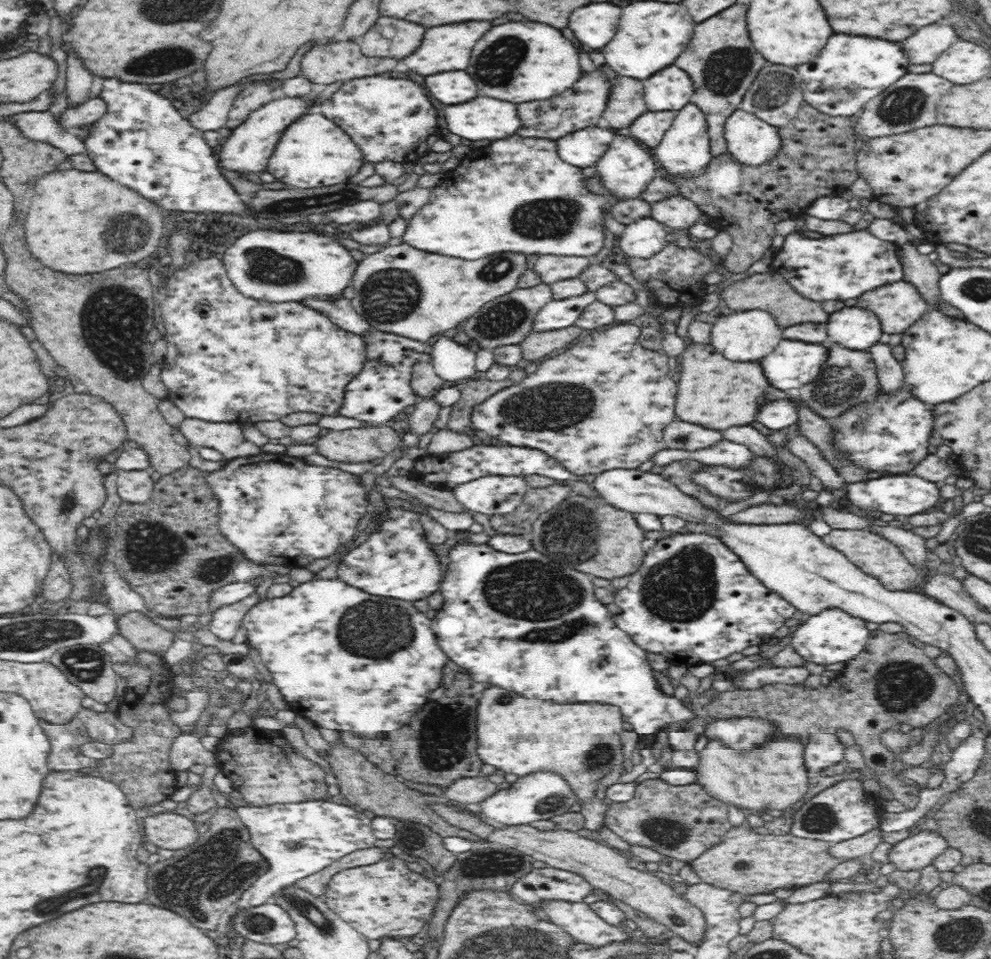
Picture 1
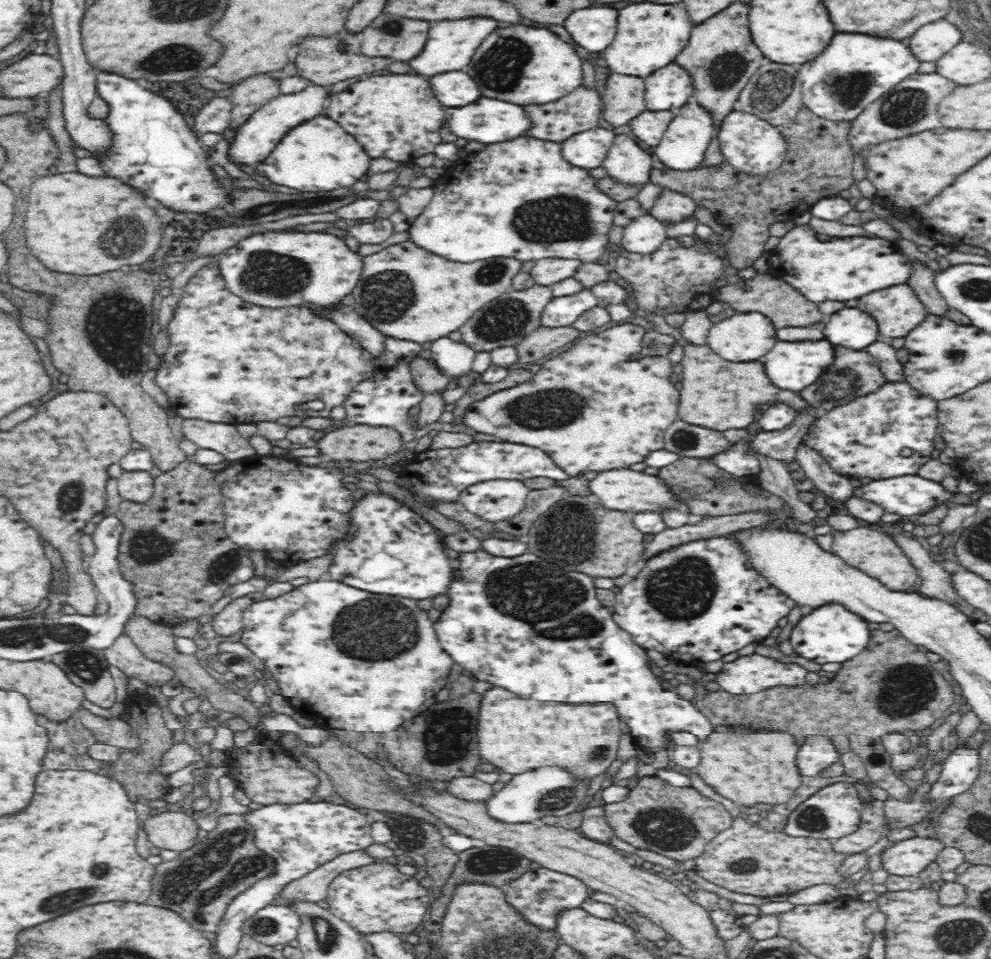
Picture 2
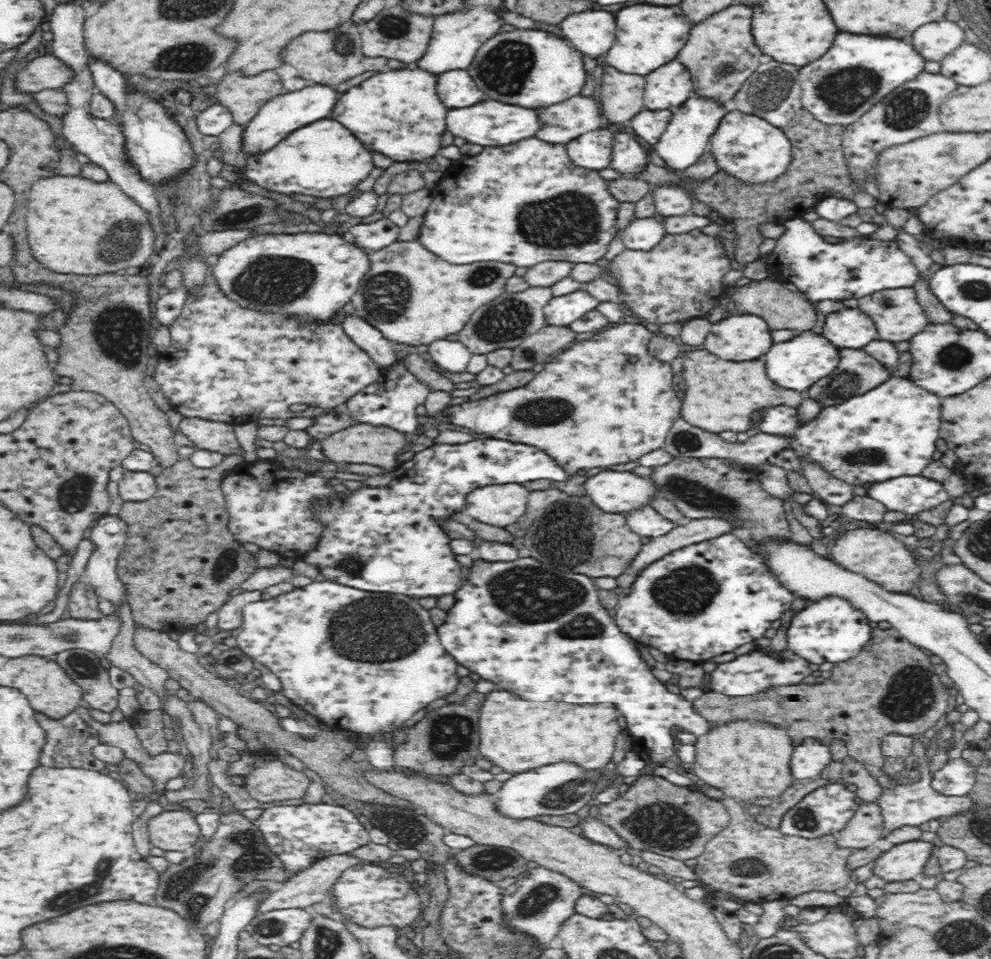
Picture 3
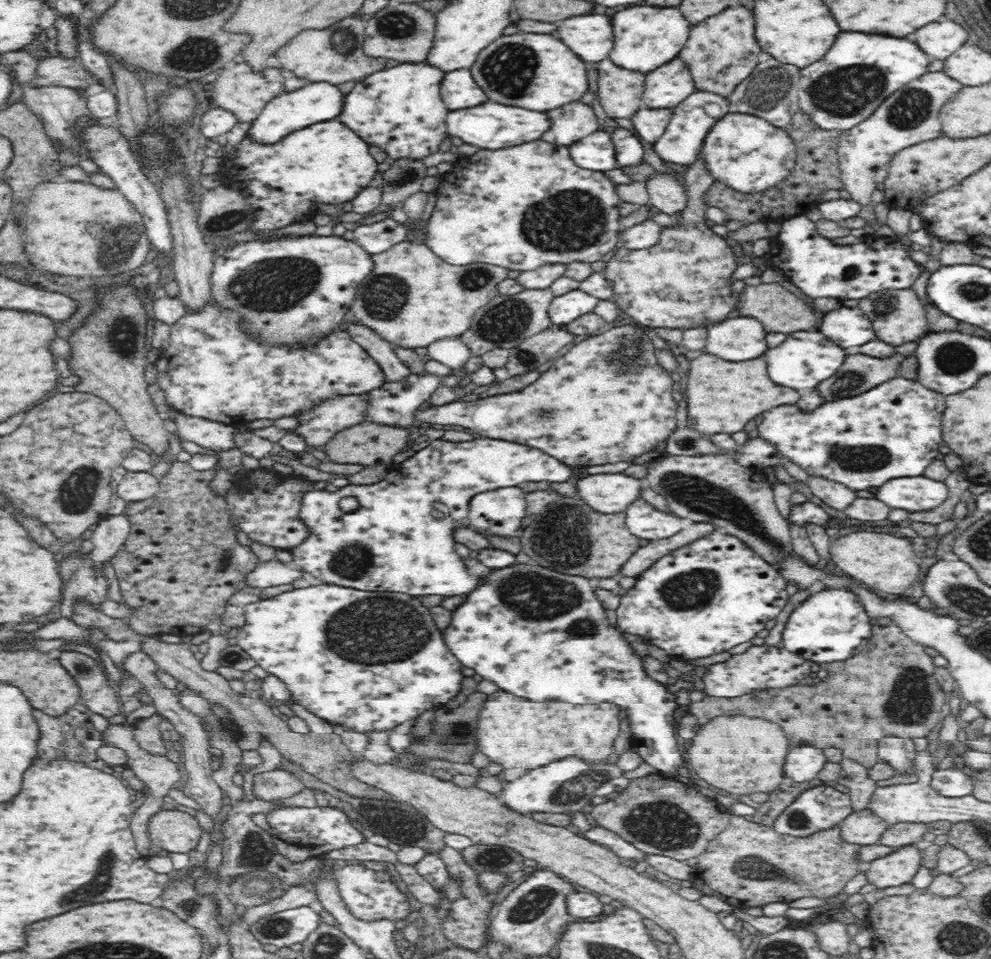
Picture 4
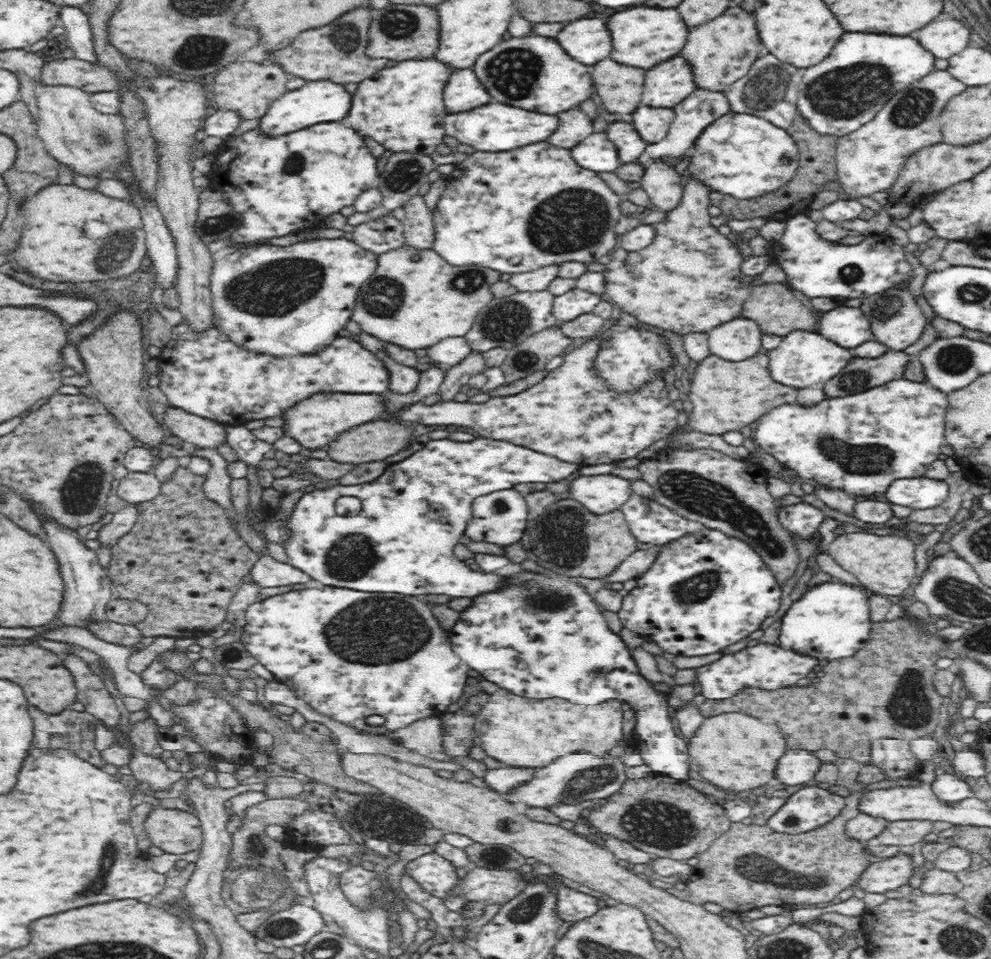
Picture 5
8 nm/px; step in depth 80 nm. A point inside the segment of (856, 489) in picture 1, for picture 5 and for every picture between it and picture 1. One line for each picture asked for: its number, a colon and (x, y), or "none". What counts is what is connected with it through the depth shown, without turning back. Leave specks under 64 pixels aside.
2: (910, 496)
3: (910, 494)
4: (914, 494)
5: (922, 493)

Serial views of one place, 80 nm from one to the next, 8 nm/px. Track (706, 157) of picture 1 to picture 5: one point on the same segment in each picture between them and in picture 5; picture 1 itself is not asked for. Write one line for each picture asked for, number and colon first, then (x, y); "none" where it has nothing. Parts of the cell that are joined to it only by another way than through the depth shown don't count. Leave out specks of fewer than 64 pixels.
2: (683, 147)
3: (686, 138)
4: (681, 143)
5: (701, 108)

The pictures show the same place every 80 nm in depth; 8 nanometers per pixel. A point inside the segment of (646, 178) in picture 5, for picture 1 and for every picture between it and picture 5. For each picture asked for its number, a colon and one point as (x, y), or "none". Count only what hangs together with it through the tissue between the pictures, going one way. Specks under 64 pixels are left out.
1: (678, 214)
2: (671, 207)
3: (670, 200)
4: (665, 192)

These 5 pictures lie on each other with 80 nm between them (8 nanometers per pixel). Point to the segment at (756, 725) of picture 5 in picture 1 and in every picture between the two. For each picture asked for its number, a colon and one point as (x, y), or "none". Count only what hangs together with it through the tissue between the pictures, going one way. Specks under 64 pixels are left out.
1: (774, 776)
2: (747, 766)
3: (746, 760)
4: (743, 755)

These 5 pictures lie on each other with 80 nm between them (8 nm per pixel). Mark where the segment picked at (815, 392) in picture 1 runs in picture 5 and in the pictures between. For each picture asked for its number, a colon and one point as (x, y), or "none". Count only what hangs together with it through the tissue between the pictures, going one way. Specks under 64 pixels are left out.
2: (854, 375)
3: (857, 374)
4: (860, 373)
5: (861, 375)

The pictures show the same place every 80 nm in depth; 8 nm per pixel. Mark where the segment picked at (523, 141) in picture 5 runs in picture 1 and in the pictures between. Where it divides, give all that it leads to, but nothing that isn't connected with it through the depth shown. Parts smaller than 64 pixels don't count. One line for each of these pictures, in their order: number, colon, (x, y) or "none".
1: (484, 118)
2: (488, 121)
3: (490, 123)
4: (490, 125)

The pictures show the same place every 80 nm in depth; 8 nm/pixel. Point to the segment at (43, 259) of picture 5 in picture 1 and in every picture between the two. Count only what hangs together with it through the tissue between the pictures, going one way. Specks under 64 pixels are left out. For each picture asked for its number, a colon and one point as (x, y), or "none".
1: (80, 222)
2: (77, 224)
3: (68, 216)
4: (68, 223)

